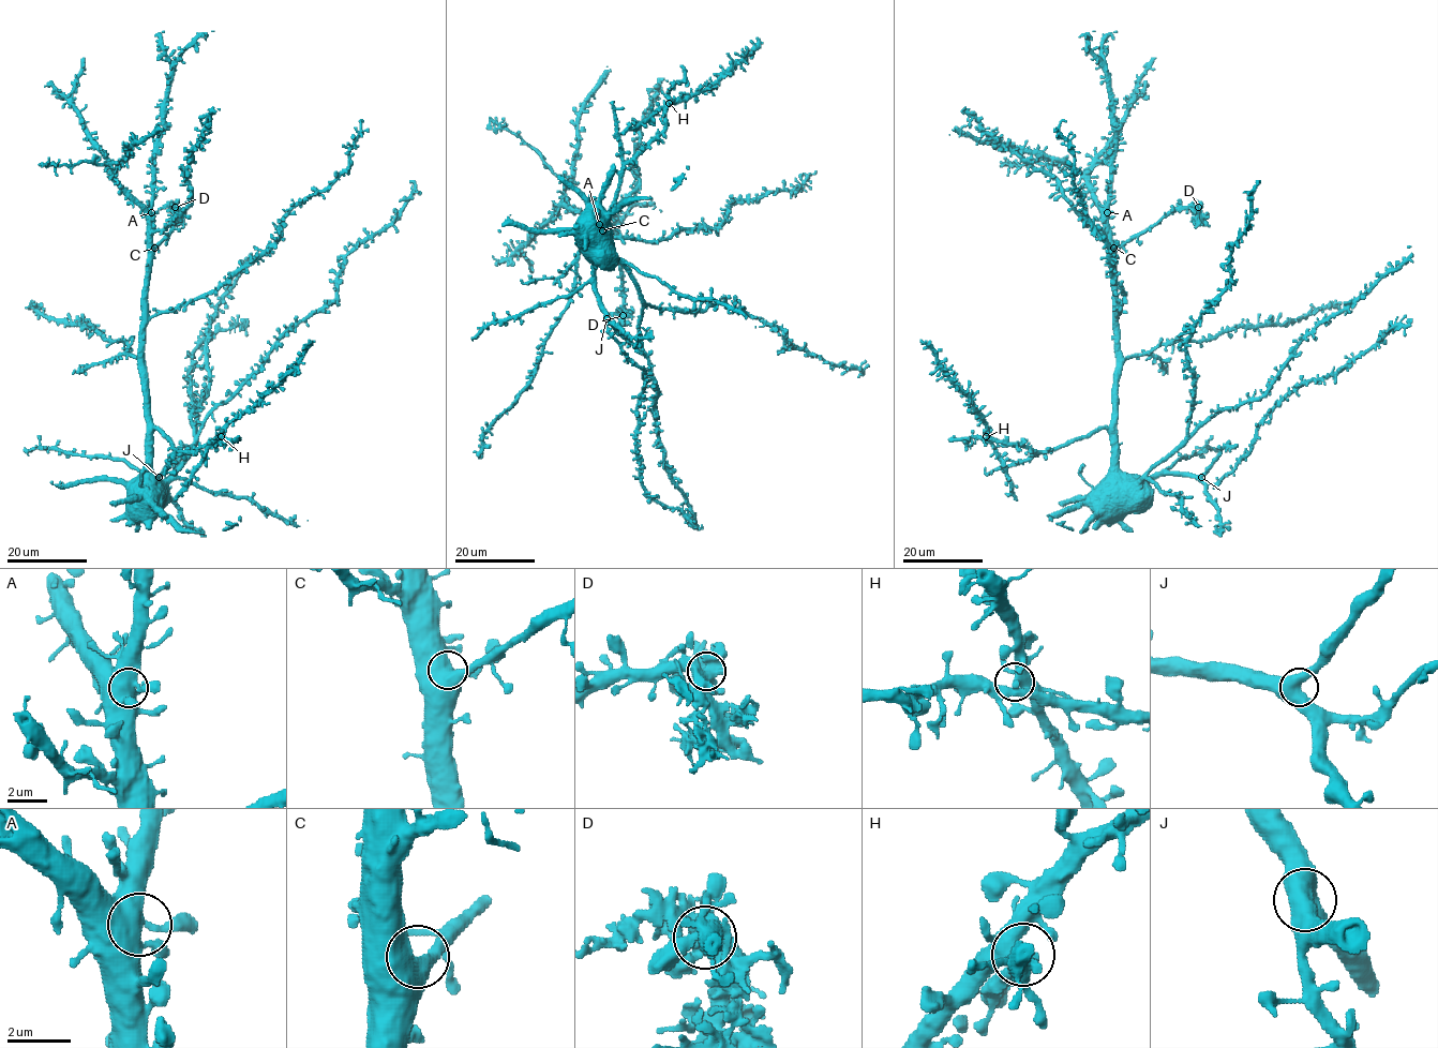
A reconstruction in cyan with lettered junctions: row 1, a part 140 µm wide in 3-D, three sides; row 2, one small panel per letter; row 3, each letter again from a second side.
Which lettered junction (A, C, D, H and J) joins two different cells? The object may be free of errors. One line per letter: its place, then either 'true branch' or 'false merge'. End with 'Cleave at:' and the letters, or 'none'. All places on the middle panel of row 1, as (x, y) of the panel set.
A: place (599, 224); true branch
C: place (602, 230); true branch
D: place (623, 315); false merge
H: place (669, 103); true branch
J: place (607, 318); true branch
Cleave at: D

